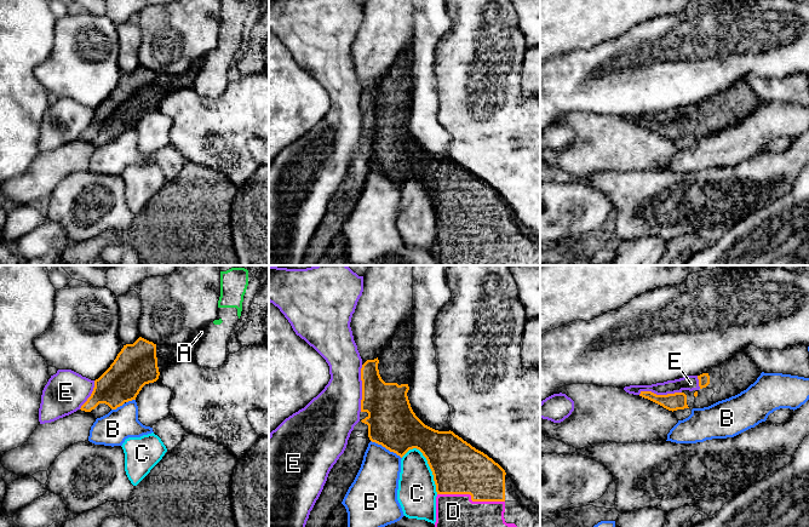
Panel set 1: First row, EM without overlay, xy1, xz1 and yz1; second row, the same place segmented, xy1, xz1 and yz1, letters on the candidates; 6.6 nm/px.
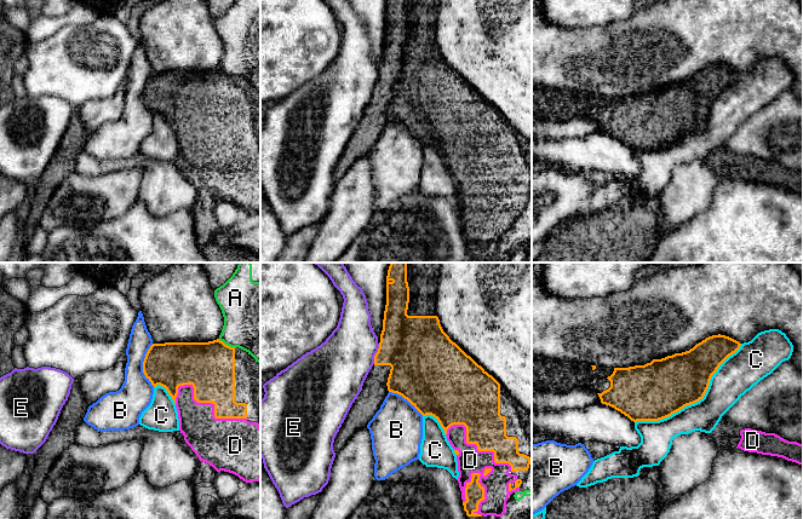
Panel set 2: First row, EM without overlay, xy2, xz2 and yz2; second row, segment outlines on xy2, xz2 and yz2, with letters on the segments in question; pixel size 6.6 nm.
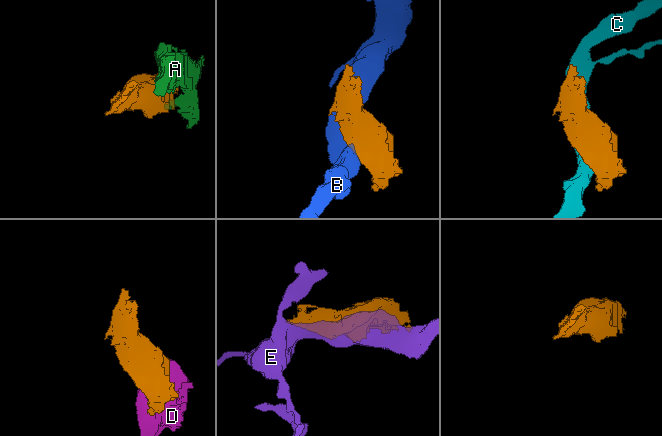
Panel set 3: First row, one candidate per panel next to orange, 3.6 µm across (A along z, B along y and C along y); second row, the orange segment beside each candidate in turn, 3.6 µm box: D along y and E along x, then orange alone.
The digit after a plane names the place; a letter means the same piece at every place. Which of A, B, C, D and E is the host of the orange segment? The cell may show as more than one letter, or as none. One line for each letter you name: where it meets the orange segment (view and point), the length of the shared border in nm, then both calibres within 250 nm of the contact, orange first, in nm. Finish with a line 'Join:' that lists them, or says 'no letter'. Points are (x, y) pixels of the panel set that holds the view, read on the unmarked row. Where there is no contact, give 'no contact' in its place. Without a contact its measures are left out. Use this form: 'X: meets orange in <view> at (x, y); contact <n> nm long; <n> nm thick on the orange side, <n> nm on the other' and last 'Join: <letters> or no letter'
D: meets orange in xz2 at (483, 219); contact 340 nm long; 130 nm thick on the orange side, 170 nm on the other
Join: D

